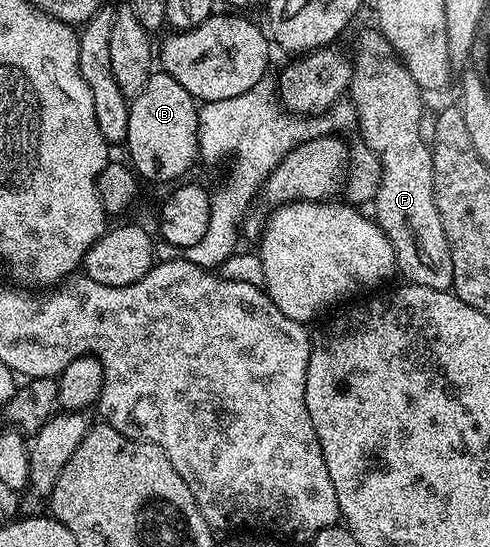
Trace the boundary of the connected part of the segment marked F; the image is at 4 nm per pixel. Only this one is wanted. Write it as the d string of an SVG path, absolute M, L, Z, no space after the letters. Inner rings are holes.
M379 29L372 31L364 38L364 46L368 50L360 50L351 55L352 85L350 101L355 107L358 131L364 137L367 149L376 154L383 166L380 186L374 199L376 214L374 221L382 228L382 232L390 240L396 257L396 269L405 274L407 281L413 286L438 288L446 290L452 284L452 261L450 248L446 244L446 232L442 232L442 220L438 216L438 208L434 204L434 176L432 175L432 152L426 141L426 134L420 131L424 122L424 102L420 85L410 76L410 72L401 62L396 49L386 40Z

